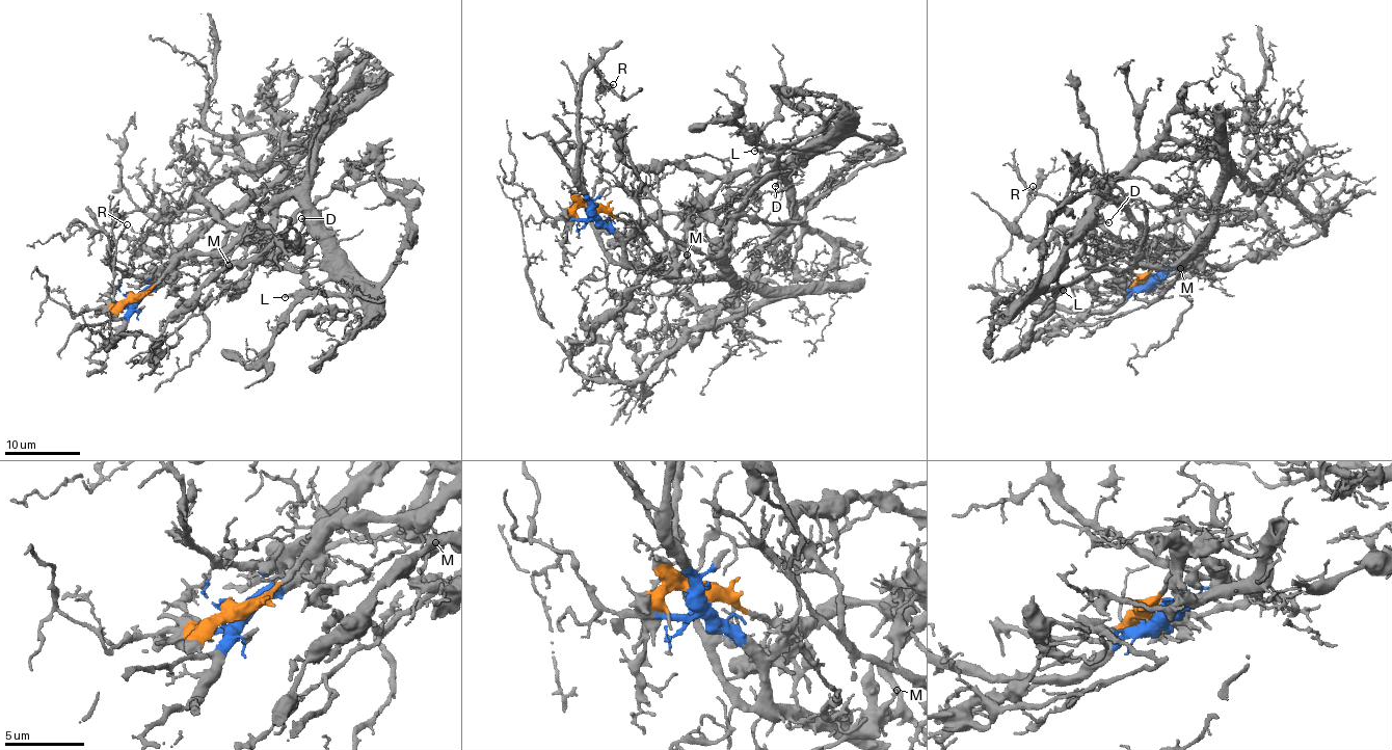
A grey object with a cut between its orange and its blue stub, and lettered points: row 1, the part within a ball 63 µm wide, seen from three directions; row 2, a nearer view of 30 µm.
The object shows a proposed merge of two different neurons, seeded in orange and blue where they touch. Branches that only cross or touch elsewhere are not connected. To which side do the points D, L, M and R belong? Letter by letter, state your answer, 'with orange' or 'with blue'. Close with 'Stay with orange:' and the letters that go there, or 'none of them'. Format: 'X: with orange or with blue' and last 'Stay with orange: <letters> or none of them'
D: with orange
L: with orange
M: with orange
R: with blue
Stay with orange: D, L, M

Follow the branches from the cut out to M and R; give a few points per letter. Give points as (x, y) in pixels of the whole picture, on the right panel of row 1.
M: (1148, 277), (1155, 248), (1141, 242), (1171, 222), (1184, 221), (1195, 238), (1197, 258), (1179, 268)
R: (1150, 277), (1107, 311), (1009, 303), (994, 287), (994, 263), (1010, 246), (1013, 220), (1024, 208), (1033, 185)

